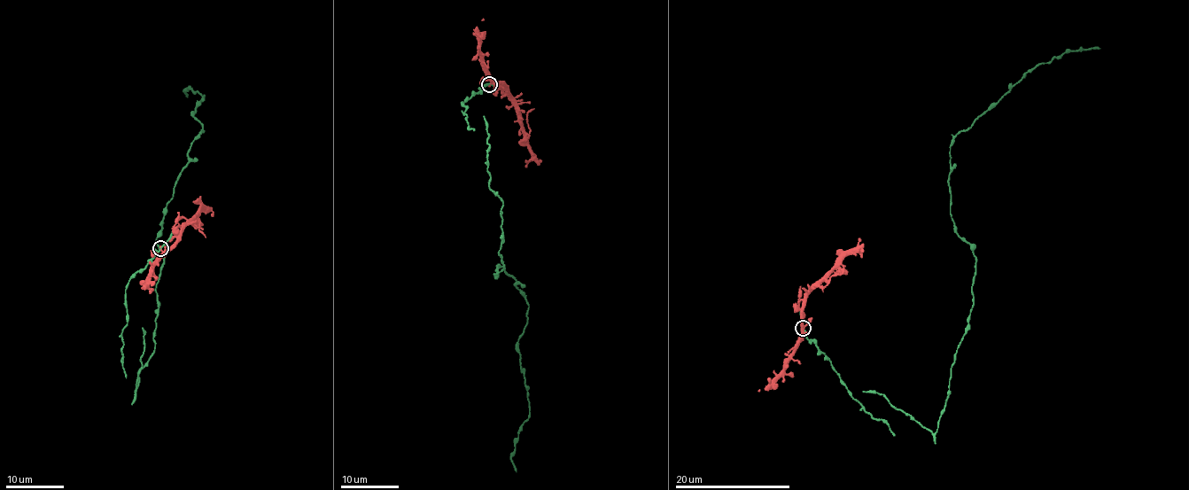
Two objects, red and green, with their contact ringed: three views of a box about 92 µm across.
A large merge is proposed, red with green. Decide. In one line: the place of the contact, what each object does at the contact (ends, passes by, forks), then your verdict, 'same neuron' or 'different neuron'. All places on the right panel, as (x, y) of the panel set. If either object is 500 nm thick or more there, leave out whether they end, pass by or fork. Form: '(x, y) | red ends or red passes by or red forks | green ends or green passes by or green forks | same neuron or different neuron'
(803, 328) | red ends | green forks | same neuron

